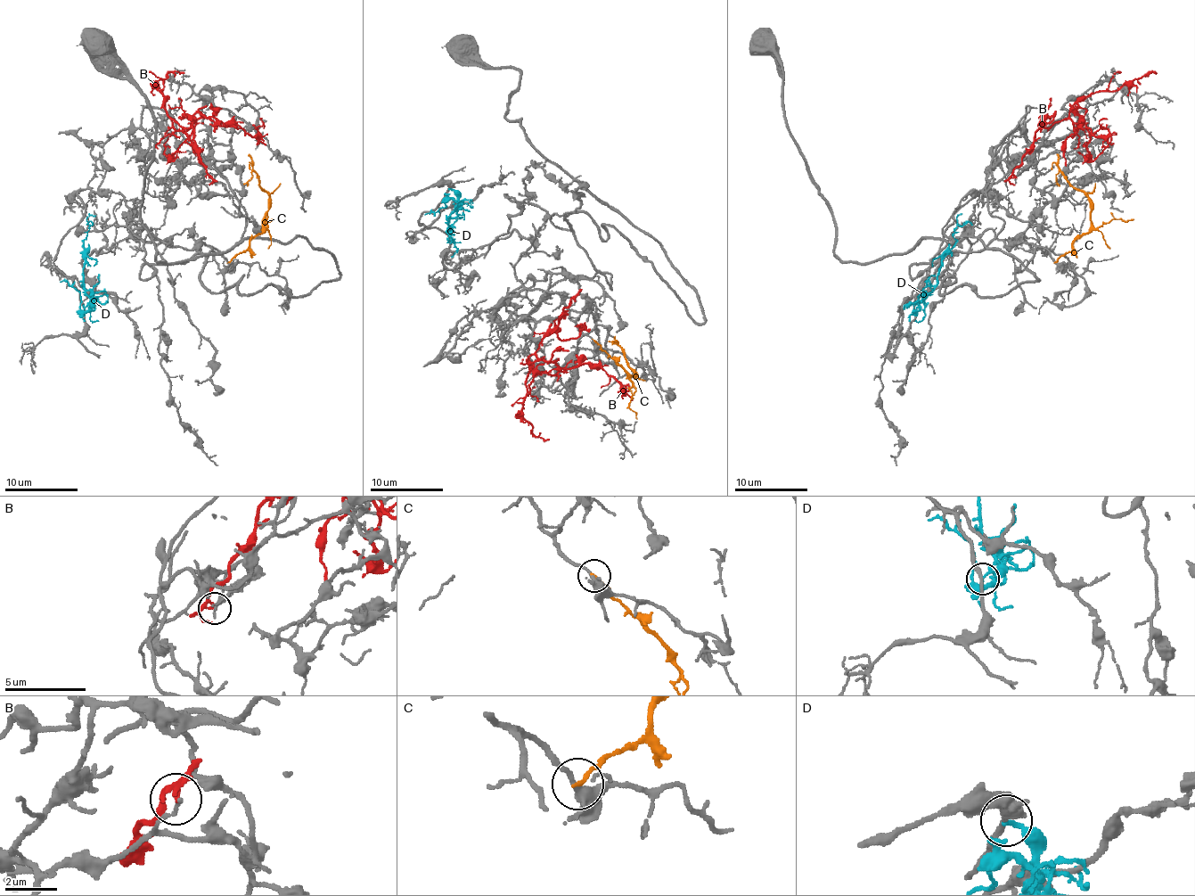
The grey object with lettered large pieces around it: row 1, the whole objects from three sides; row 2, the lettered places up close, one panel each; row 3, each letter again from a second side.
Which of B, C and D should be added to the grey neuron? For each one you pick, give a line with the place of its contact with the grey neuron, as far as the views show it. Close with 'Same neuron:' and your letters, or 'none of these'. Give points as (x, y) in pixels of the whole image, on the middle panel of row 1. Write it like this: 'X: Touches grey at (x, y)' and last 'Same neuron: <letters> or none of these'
Same neuron: none of these

